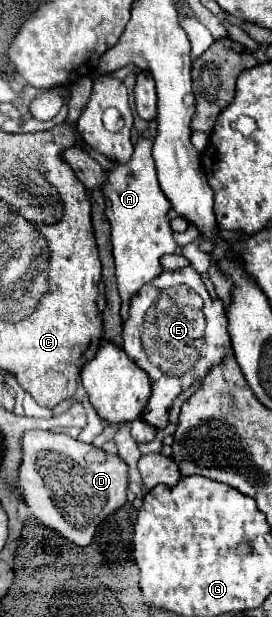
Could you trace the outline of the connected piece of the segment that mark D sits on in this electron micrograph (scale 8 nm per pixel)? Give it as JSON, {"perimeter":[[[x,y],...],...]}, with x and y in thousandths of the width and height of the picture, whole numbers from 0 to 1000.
{"perimeter":[[[121,697],[85,707],[70,794],[143,849],[195,856],[283,885],[320,885],[364,846],[467,814],[467,791],[474,755],[430,736],[393,736],[246,703]]]}

